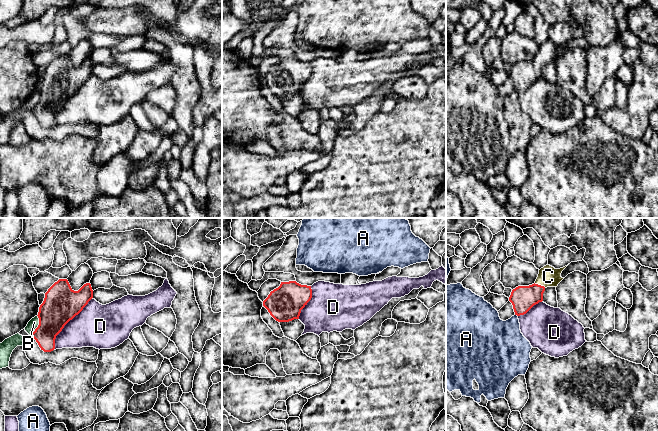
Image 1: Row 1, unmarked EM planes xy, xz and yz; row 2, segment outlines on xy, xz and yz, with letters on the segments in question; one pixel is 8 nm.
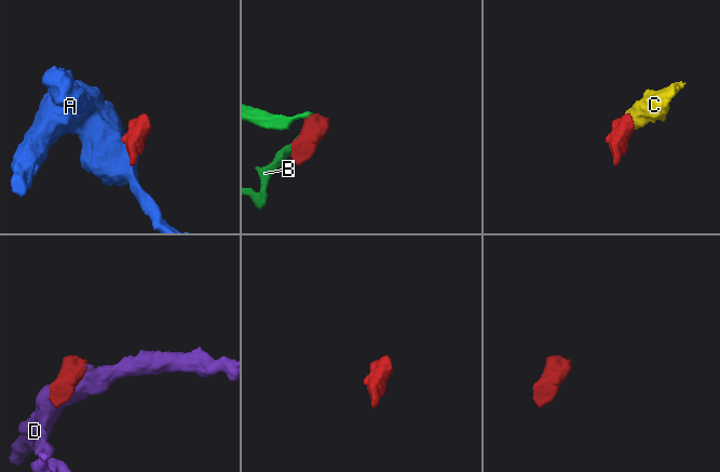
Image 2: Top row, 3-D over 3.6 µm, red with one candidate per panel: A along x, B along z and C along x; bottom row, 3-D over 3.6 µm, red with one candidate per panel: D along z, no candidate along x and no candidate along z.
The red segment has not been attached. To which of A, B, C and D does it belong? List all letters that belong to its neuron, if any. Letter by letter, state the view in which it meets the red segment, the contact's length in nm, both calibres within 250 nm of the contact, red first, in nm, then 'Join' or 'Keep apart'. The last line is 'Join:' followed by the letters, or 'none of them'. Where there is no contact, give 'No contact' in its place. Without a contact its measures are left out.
A: Touches red in yz. Shared border 30 nm. Thickness 200 nm (red) against 340 nm. Keep apart
B: Touches red in xy. Shared border 180 nm. Thickness 300 nm (red) against 80 nm. Keep apart
C: Touches red in yz. Shared border 100 nm. Thickness 200 nm (red) against 170 nm. Join
D: Touches red in xy. Shared border 550 nm. Thickness 300 nm (red) against 340 nm. Keep apart
Join: C

